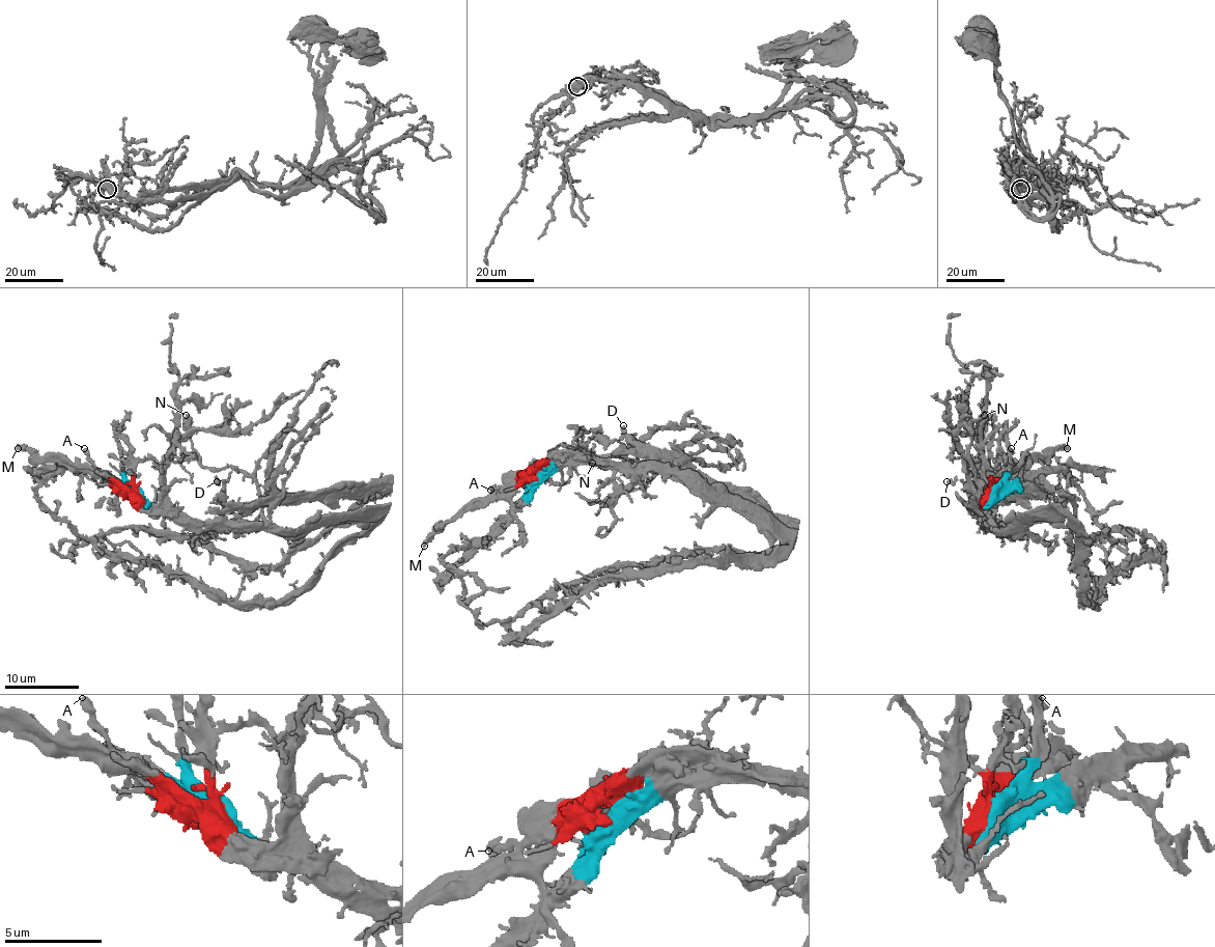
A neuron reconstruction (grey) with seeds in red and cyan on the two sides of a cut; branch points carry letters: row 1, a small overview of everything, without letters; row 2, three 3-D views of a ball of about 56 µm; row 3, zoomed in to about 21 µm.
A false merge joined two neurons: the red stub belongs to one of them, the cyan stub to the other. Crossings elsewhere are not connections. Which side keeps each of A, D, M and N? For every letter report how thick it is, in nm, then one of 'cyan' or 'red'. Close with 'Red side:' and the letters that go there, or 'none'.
A: 480 nm | red
D: 420 nm | cyan
M: 440 nm | red
N: 600 nm | cyan
Red side: A, M

